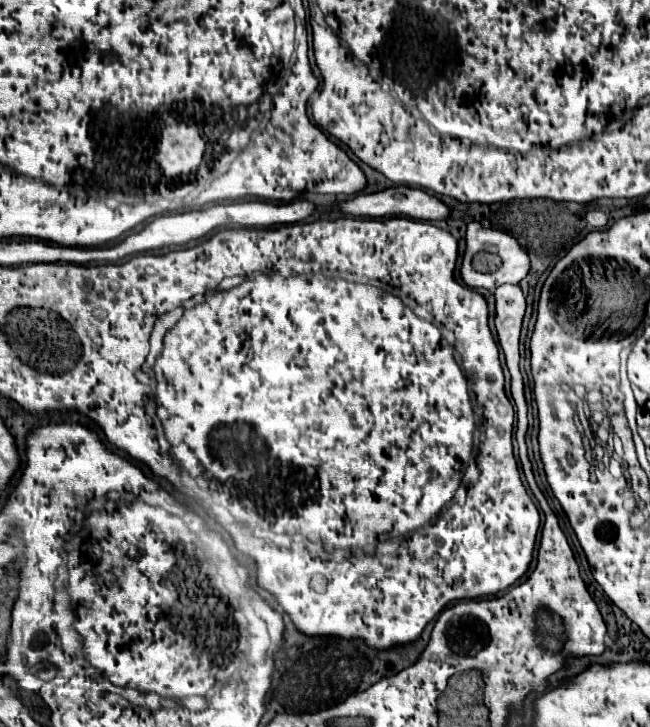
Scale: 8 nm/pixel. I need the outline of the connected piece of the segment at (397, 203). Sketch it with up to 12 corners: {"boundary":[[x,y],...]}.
{"boundary":[[392,186],[340,204],[354,216],[446,220],[450,208],[424,190]]}

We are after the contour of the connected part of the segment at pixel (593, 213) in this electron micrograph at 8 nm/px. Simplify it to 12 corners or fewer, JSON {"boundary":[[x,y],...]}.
{"boundary":[[590,210],[586,220],[592,228],[604,228],[608,216],[600,210]]}

